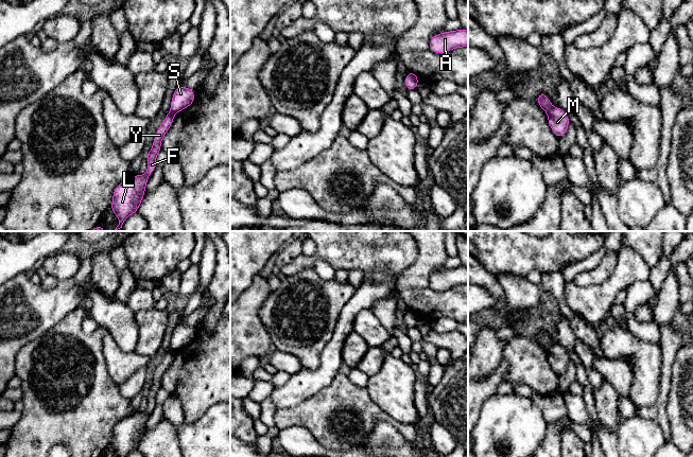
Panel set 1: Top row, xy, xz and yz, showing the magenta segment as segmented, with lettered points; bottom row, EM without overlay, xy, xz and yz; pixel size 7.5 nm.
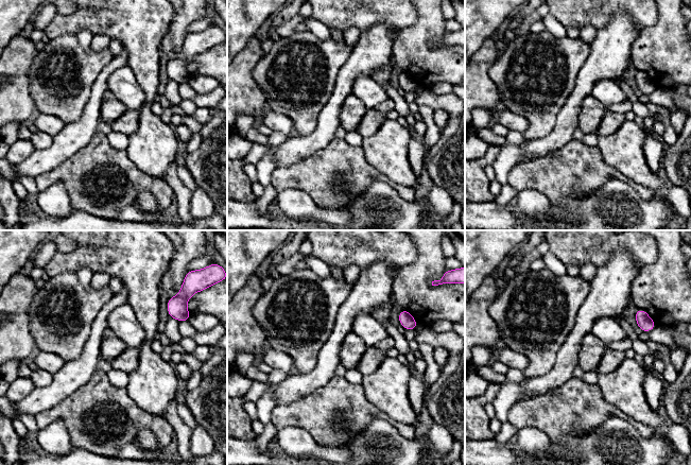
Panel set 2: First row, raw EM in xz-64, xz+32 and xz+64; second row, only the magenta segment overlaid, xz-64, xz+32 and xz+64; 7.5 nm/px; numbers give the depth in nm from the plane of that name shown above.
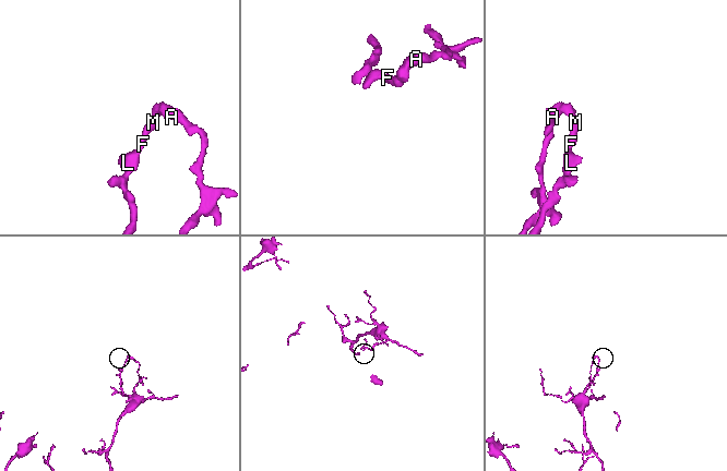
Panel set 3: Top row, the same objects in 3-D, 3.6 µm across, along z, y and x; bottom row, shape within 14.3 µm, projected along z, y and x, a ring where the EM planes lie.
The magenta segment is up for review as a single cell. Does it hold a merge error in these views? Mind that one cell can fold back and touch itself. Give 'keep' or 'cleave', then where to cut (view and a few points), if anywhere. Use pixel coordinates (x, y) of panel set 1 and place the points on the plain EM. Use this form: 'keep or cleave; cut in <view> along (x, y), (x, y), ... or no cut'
cleave; cut in yz along (552, 345), (547, 350)

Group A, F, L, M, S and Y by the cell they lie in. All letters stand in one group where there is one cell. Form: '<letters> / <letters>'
A S / F L M Y

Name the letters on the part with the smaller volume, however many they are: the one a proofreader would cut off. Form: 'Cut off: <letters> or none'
Cut off: F, L, M, Y

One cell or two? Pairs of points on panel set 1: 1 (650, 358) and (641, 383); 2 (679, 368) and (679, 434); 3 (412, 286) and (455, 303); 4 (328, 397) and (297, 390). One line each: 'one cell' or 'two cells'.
1: one cell
2: one cell
3: one cell
4: two cells

